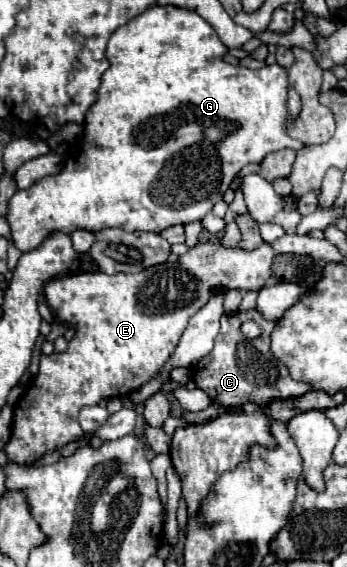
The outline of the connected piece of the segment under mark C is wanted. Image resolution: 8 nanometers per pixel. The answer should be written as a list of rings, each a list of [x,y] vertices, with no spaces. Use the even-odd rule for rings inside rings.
[[[256,310],[248,312],[234,312],[234,314],[224,314],[220,320],[220,332],[214,340],[212,348],[212,362],[210,354],[200,358],[192,368],[192,380],[198,388],[202,388],[214,402],[222,406],[240,406],[244,402],[256,402],[256,404],[266,404],[272,398],[292,398],[310,392],[308,384],[294,382],[292,376],[288,374],[288,368],[278,362],[272,352],[270,352],[270,332],[276,326],[276,322],[264,320]],[[246,320],[254,320],[260,328],[262,334],[258,338],[246,340],[240,326]]]

